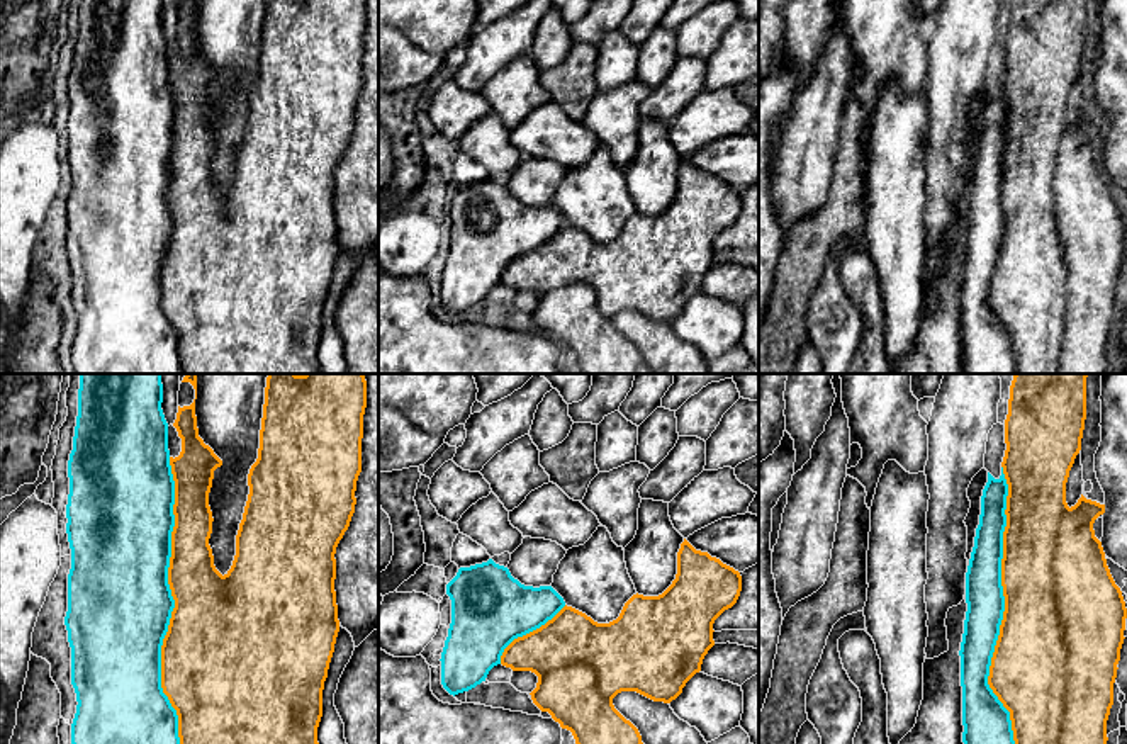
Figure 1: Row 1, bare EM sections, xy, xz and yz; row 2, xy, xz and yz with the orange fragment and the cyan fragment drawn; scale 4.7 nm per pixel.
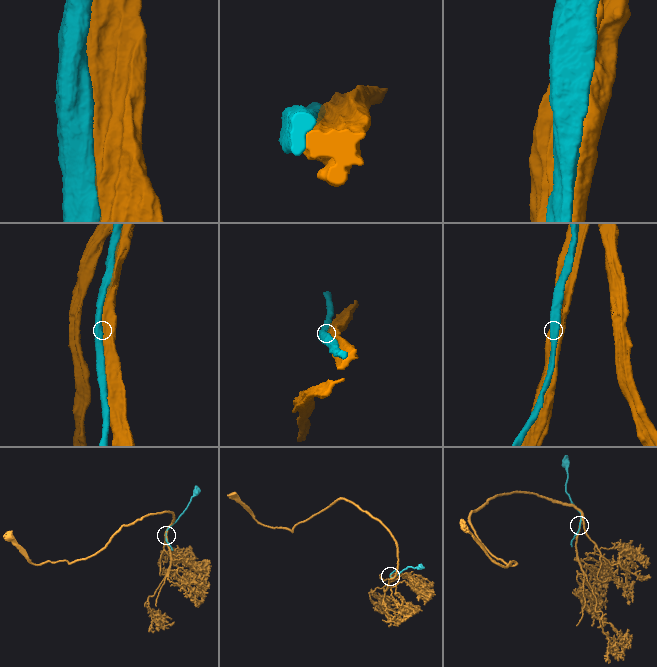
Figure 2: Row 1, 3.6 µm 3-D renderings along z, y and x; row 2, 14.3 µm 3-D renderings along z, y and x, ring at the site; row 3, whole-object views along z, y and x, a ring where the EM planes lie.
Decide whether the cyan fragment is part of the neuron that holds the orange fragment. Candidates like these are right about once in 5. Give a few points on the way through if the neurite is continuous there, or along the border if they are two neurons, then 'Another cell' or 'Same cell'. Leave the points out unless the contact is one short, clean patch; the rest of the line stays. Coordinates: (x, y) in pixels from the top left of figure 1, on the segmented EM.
Another cell

